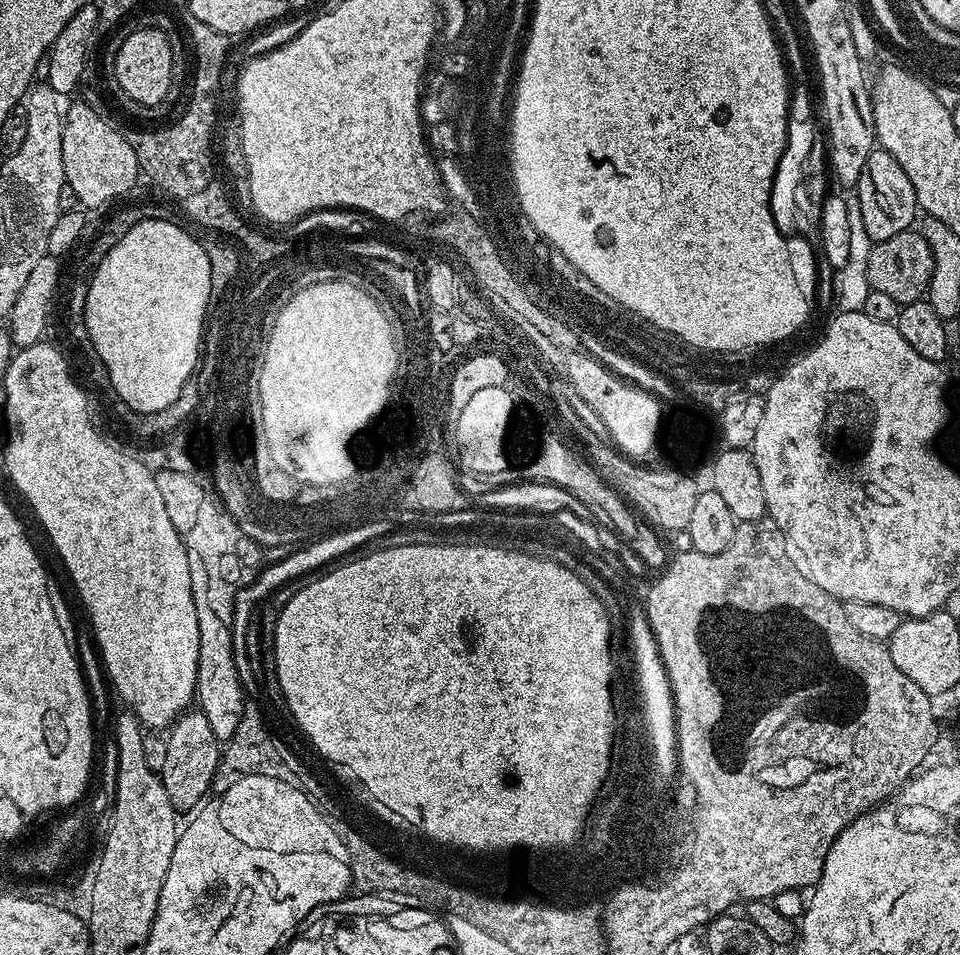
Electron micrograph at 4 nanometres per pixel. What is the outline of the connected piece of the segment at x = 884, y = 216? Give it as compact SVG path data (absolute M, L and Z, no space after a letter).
M875 148L867 156L859 182L856 185L861 203L862 222L865 223L866 234L873 243L886 241L898 233L907 231L918 216L918 205L914 186L910 183L909 175L897 159L888 151Z

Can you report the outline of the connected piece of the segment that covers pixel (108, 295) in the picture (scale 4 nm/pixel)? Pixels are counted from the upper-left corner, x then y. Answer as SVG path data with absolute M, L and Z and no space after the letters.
M143 220L139 224L133 224L128 228L129 232L122 235L117 239L116 245L113 246L105 254L102 258L102 262L99 264L97 268L91 273L90 279L88 281L88 297L85 302L85 316L84 322L86 326L86 330L88 331L88 337L91 340L91 349L93 352L98 353L101 356L102 362L105 364L105 368L109 374L109 381L112 383L113 390L115 390L118 394L119 398L122 398L123 402L126 402L127 406L130 406L135 411L140 412L156 412L160 410L164 410L166 406L169 406L170 403L174 402L176 398L180 394L182 394L183 387L186 386L187 380L184 376L188 376L188 368L192 368L192 356L196 356L196 332L200 332L200 312L204 314L208 314L208 307L204 304L204 296L208 296L208 260L204 260L204 246L201 244L192 244L192 241L196 236L192 237L192 239L188 240L191 234L193 233L183 233L180 229L179 223L172 223L170 221L160 221L160 220Z

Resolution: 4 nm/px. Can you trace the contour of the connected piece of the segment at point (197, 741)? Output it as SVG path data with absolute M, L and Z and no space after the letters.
M199 710L180 713L175 724L171 725L166 739L166 766L159 773L160 780L166 786L166 794L170 794L170 802L176 807L177 813L191 813L205 803L209 795L207 792L212 788L212 779L217 779L222 742L214 734L213 727L206 720L206 714Z

